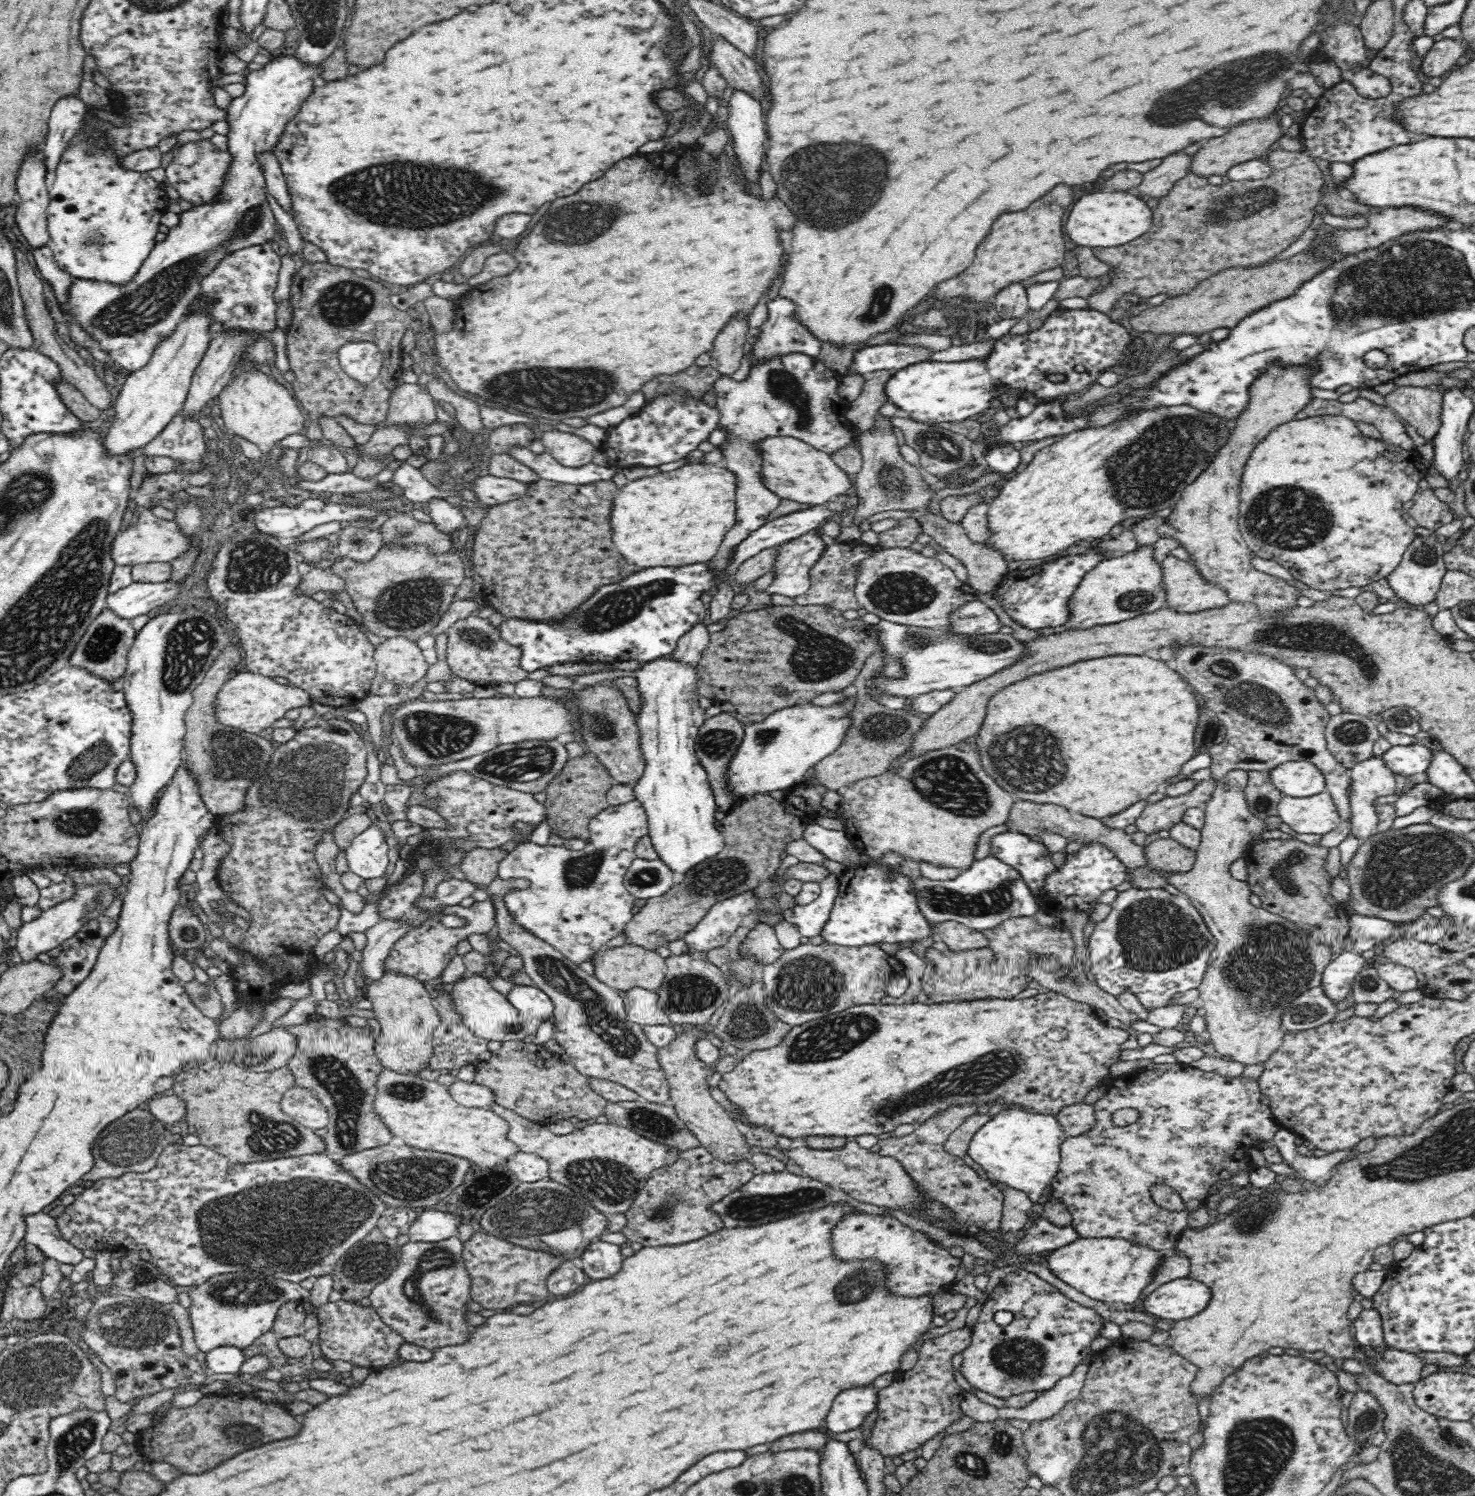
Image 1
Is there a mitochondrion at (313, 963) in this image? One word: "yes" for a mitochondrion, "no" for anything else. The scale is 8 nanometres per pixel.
no

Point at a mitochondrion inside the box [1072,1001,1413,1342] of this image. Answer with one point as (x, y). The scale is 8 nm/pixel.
(1254, 1222)

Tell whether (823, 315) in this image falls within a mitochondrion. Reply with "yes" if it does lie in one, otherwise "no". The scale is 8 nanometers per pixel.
no

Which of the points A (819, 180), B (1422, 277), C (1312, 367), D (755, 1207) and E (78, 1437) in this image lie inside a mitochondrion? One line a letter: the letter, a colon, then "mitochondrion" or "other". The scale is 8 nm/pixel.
A: mitochondrion
B: mitochondrion
C: other
D: mitochondrion
E: mitochondrion

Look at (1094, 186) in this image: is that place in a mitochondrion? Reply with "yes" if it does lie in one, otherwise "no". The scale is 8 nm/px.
no

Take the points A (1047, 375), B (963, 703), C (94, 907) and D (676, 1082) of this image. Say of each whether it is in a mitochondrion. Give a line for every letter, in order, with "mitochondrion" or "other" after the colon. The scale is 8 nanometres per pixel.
A: other
B: other
C: mitochondrion
D: other

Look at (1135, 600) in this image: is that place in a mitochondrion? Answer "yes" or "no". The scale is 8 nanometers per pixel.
yes

